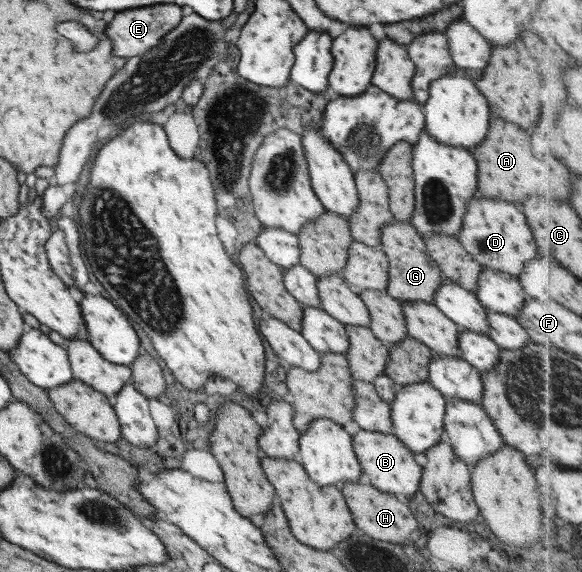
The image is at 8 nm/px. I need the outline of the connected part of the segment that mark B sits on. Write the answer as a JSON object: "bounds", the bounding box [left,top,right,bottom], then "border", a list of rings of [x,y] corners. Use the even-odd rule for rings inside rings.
{"bounds":[352,430,421,499],"border":[[[359,430],[352,437],[352,450],[359,462],[363,480],[375,489],[389,493],[398,499],[413,497],[419,492],[421,466],[413,460],[409,449],[405,448],[392,434]]]}

